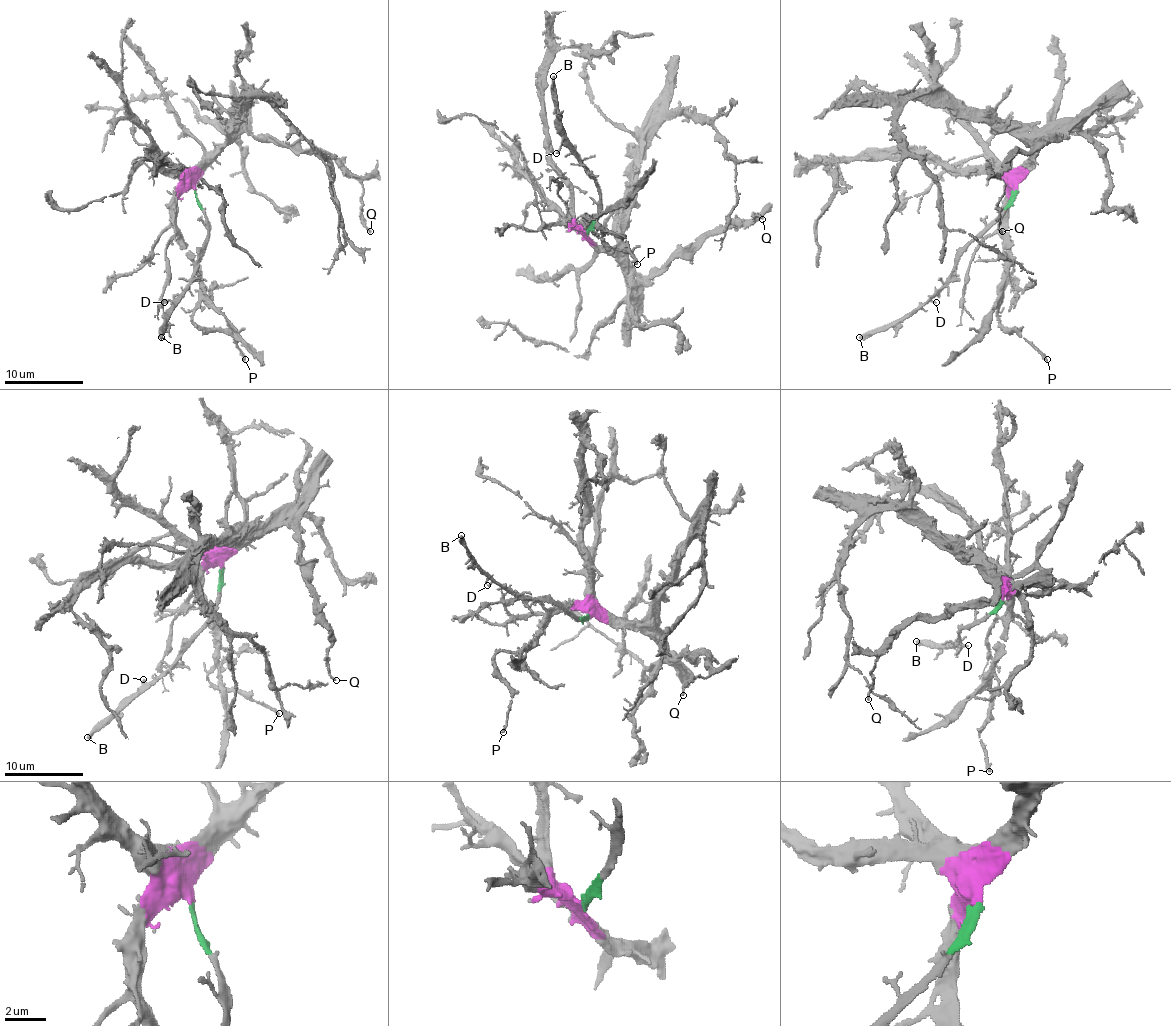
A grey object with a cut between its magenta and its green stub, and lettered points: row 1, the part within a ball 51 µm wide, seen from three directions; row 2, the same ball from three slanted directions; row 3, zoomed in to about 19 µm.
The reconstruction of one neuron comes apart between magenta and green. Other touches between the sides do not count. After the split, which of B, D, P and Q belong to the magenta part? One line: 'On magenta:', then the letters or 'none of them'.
On magenta: P, Q

